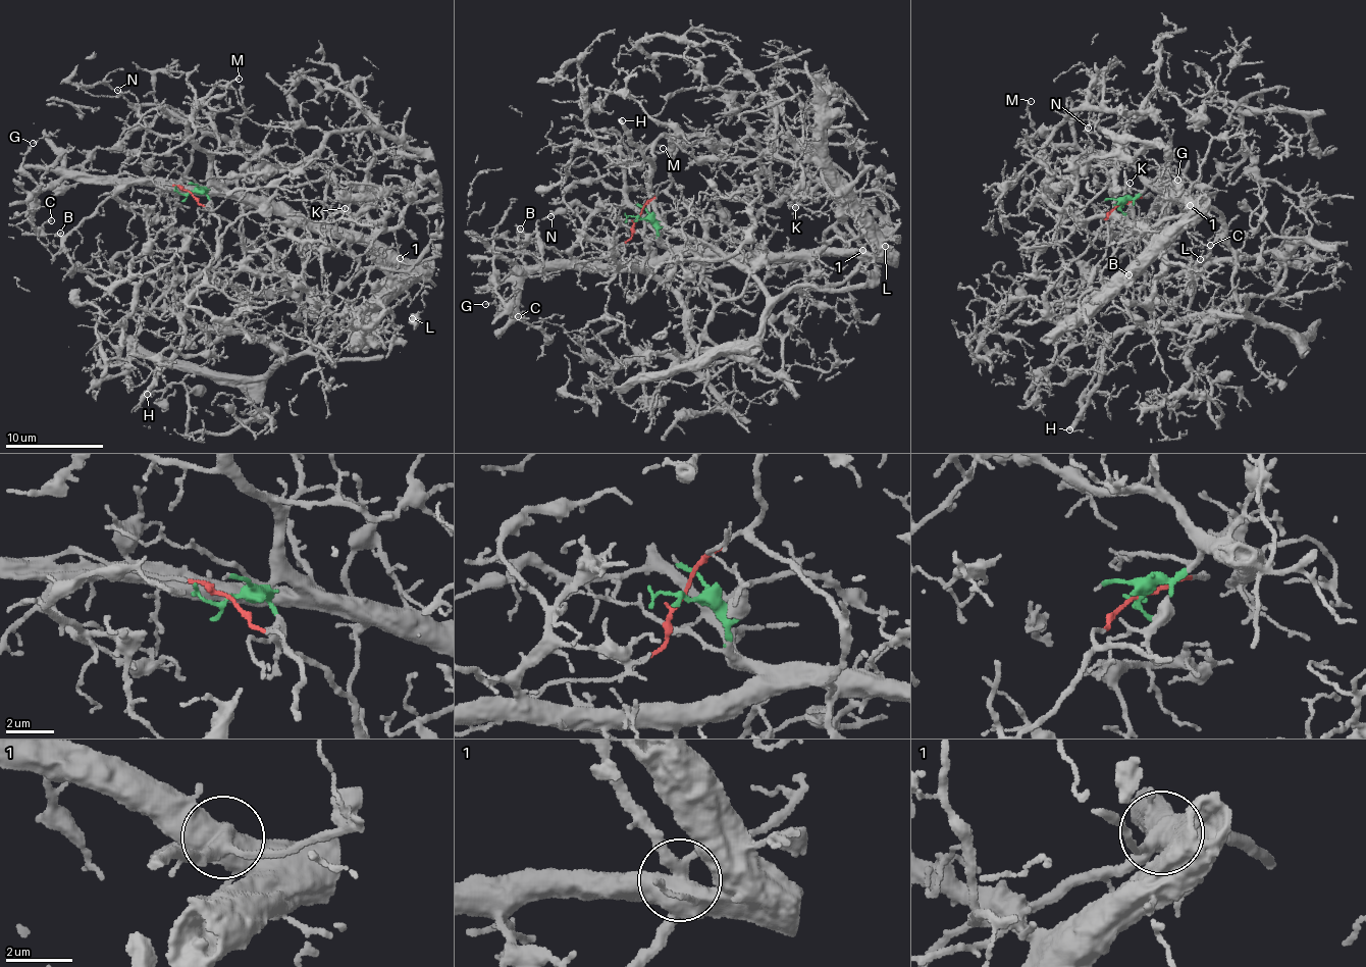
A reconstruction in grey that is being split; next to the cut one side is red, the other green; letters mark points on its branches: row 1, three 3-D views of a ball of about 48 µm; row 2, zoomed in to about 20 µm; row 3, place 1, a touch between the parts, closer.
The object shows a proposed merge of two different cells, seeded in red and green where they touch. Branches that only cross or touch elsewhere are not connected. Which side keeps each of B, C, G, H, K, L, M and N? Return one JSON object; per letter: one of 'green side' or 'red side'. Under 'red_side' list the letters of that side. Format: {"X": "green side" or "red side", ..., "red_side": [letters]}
{"B": "green side", "C": "green side", "G": "green side", "H": "red side", "K": "green side", "L": "green side", "M": "green side", "N": "green side", "red_side": ["H"]}

